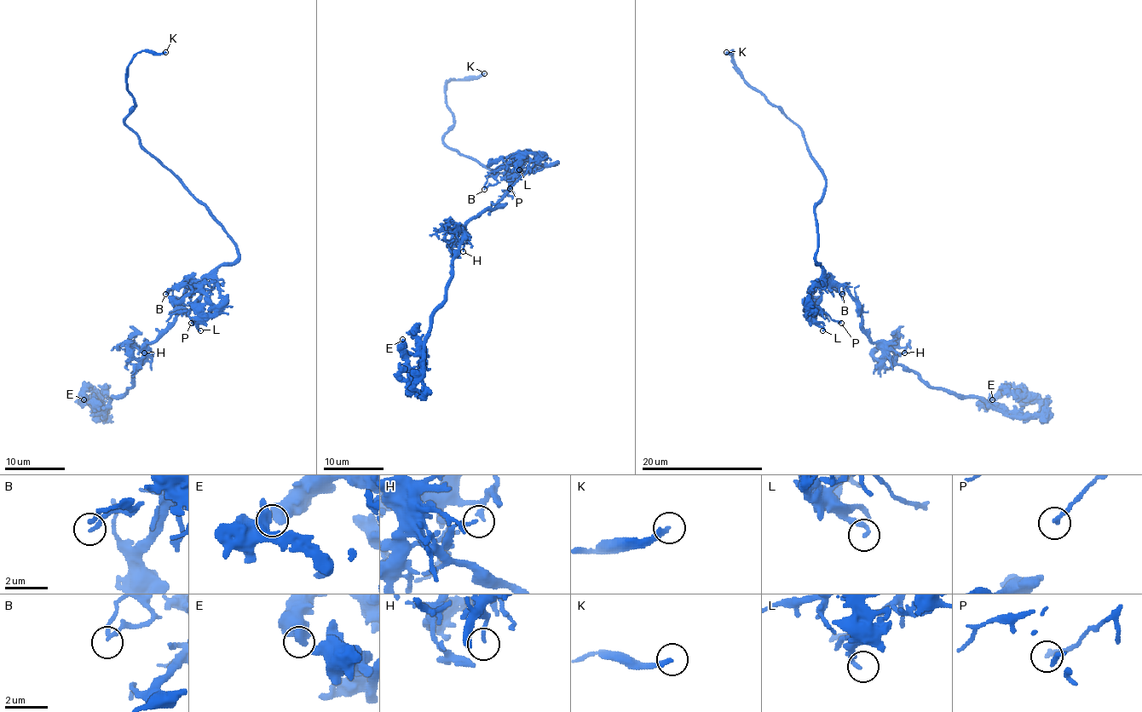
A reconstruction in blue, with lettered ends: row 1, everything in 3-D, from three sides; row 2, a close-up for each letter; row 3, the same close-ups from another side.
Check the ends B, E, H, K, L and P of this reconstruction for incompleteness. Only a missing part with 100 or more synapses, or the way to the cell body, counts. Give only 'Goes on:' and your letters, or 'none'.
Goes on: K

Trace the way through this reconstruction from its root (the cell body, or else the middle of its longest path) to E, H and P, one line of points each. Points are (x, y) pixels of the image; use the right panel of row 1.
E: (827, 280), (856, 303), (865, 335), (930, 386), (1003, 410), (1039, 410), (1027, 392), (1012, 387), (992, 399)
H: (827, 280), (841, 284), (856, 303), (862, 330), (873, 342), (890, 356), (896, 357), (904, 353)
P: (827, 280), (822, 282), (804, 303), (809, 307), (820, 307), (832, 319), (841, 323)

